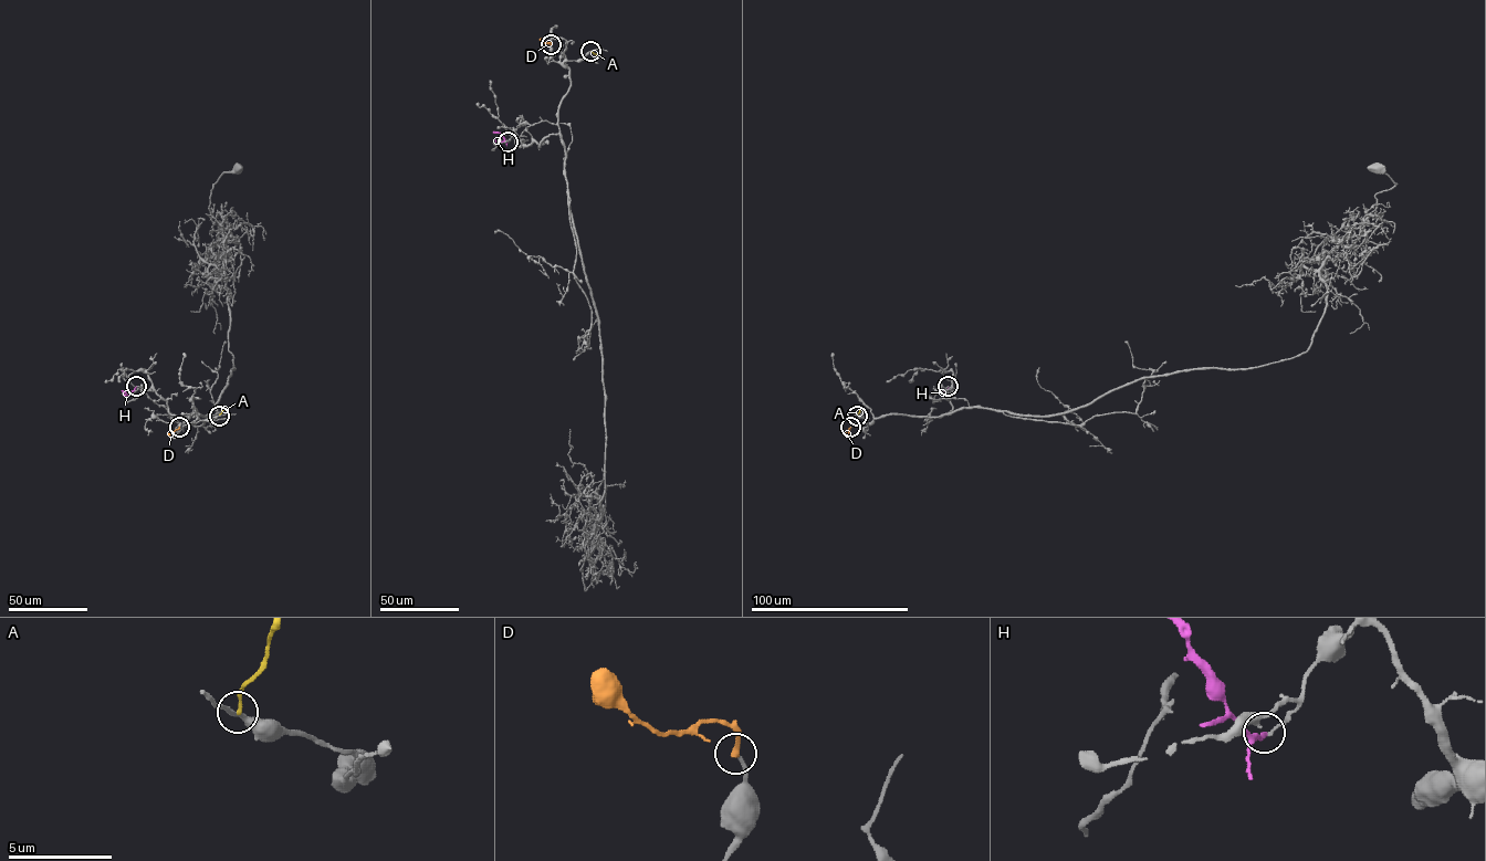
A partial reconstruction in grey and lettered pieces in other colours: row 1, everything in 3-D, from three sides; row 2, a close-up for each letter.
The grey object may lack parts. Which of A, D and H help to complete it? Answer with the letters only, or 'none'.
D

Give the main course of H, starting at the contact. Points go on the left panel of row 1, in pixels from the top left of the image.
H: (136, 386), (128, 392), (122, 390)

